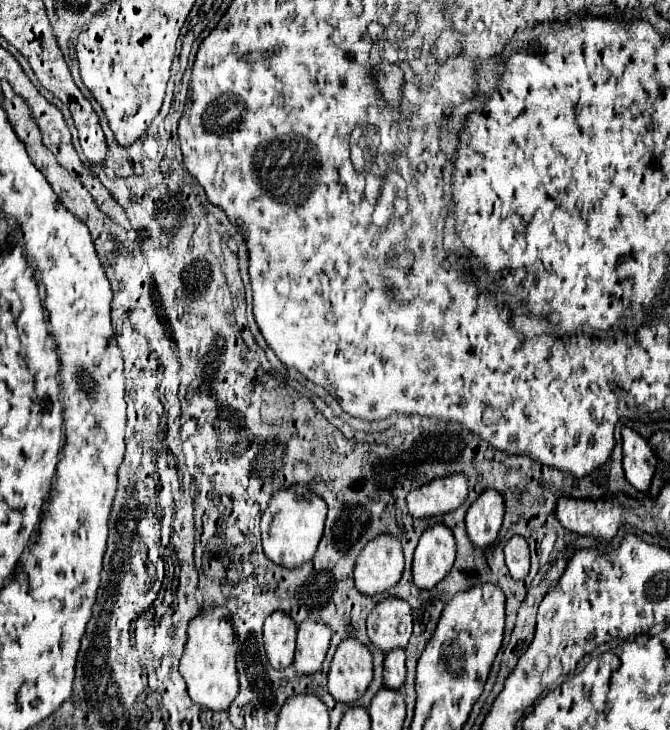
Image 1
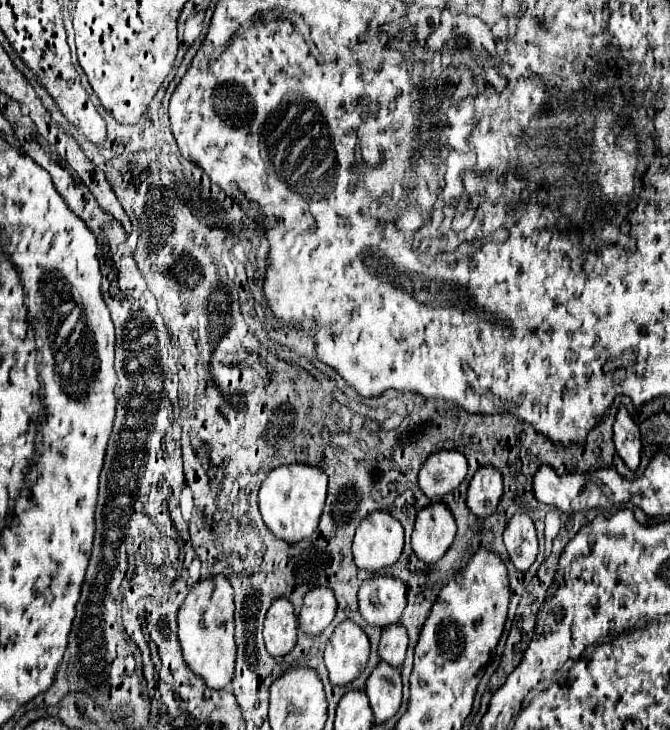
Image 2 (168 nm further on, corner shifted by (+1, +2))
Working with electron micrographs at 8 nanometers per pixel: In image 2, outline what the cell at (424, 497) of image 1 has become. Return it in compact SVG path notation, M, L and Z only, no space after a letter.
M456 449L436 451L422 463L418 483L420 489L432 501L438 501L464 481L466 471L468 471L468 463L460 451Z

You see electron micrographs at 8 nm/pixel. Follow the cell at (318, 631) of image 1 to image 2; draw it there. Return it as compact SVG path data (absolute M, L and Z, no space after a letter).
M318 585L304 595L304 605L300 611L300 627L310 633L318 635L322 629L330 625L336 615L336 597L332 589Z

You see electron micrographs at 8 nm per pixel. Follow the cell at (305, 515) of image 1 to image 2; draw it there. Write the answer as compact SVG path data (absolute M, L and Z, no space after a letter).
M290 463L290 465L274 467L266 475L266 479L260 487L260 495L258 495L260 513L262 513L262 519L268 525L268 529L278 539L282 539L290 545L298 543L300 539L310 537L316 531L322 509L324 509L326 485L328 485L328 477L324 473L320 473L320 469L314 465Z

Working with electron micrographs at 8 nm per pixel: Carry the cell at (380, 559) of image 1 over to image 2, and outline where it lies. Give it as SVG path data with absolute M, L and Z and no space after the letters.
M374 511L358 525L354 535L354 561L360 569L382 571L394 565L404 547L404 529L396 517L386 511Z

